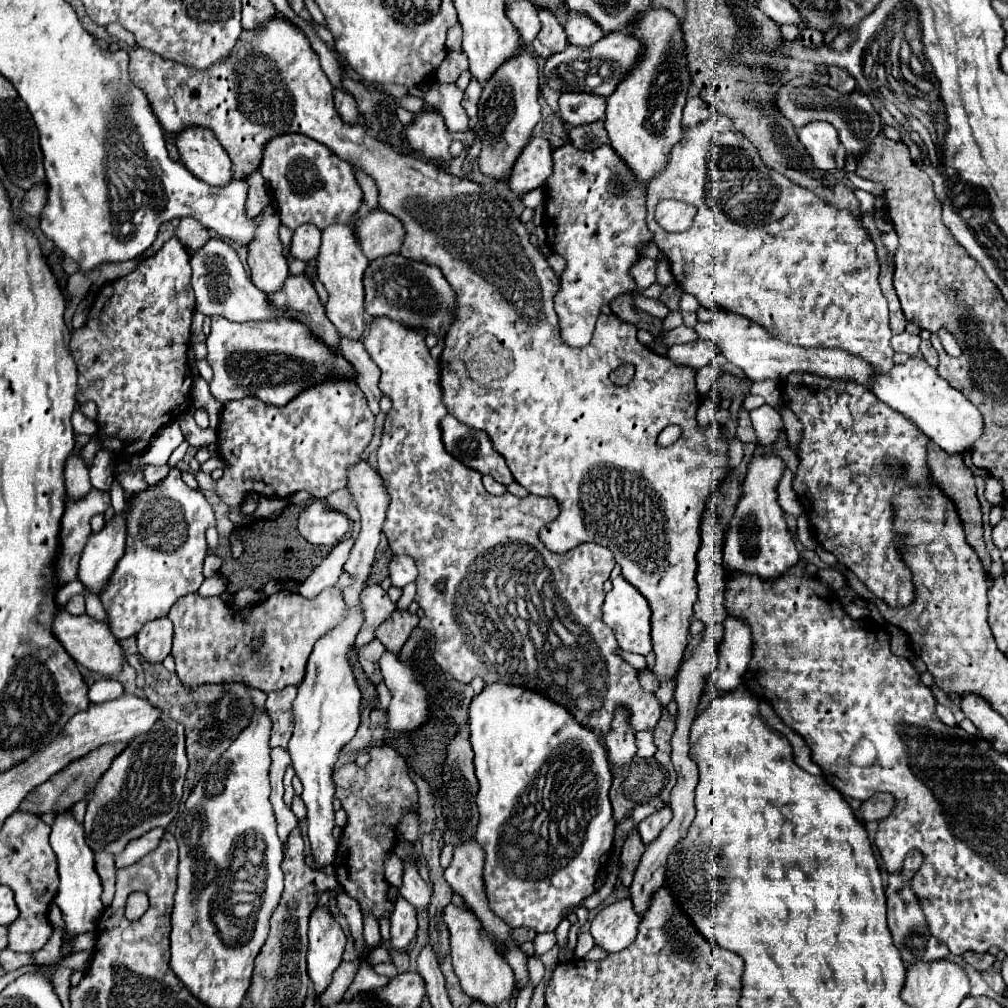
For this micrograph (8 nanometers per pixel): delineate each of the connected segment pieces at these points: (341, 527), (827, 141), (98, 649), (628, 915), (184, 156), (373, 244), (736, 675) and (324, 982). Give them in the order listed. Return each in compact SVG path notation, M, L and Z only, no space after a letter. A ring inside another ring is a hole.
M313 502L300 513L300 535L314 545L336 545L350 529L346 515L336 513L324 502Z
M814 121L802 129L798 129L798 137L810 153L814 167L830 171L836 169L836 149L840 147L840 137L834 125L826 121Z
M60 609L60 617L54 619L54 635L58 637L58 641L62 641L62 647L70 653L70 657L74 657L74 661L82 667L86 667L92 673L100 673L104 677L114 677L118 673L122 673L122 665L124 665L124 649L118 643L118 639L112 635L110 627L102 621L96 621L90 615L82 615L82 617L74 617L70 613L66 613L64 609Z
M630 897L618 899L612 905L604 907L592 921L590 933L598 947L608 953L626 949L638 933L642 917L636 913Z
M196 127L184 129L176 139L176 147L180 161L200 181L214 187L224 187L232 181L230 157L212 131Z
M378 209L358 219L358 239L362 241L362 251L372 261L398 253L404 243L404 225L394 215Z
M726 617L724 639L718 647L718 665L712 671L712 687L718 691L734 691L752 659L750 625L742 617Z
M316 907L310 915L308 973L320 995L332 981L334 969L342 961L346 935L330 913L330 907Z

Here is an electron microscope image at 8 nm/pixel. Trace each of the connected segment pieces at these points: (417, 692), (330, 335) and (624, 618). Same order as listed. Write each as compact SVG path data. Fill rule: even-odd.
M384 653L380 669L388 689L392 691L392 703L388 707L388 729L394 731L414 731L428 719L428 693L414 681L412 673L404 663L392 655Z
M290 275L286 279L284 289L276 293L272 301L274 305L290 311L296 321L306 323L314 333L318 333L318 337L322 337L322 341L326 341L326 345L330 345L332 349L338 349L340 335L336 327L330 323L330 319L326 317L314 285L304 275L300 277Z
M622 575L616 577L612 591L606 595L606 601L602 605L602 615L604 615L604 623L614 631L618 645L624 651L630 653L638 653L638 655L648 655L652 651L652 639L650 639L650 631L652 631L652 609L650 603L646 601L646 597L632 585L628 583Z

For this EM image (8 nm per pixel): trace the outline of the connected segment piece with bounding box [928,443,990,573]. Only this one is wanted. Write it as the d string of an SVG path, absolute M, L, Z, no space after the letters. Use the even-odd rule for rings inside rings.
M934 443L928 445L928 465L930 465L930 473L932 473L932 477L934 477L936 483L938 483L938 489L944 491L944 495L956 505L956 511L958 511L960 521L962 521L964 531L966 531L966 543L978 553L978 557L980 557L980 561L982 561L982 567L984 567L986 573L988 573L988 569L990 569L990 555L988 555L988 549L986 549L986 545L984 545L984 537L982 537L982 533L984 533L984 531L982 531L982 511L980 511L978 497L976 497L976 485L974 485L974 475L972 475L972 471L964 465L964 461L962 461L960 457L950 457L948 453L942 453L942 449L934 447Z

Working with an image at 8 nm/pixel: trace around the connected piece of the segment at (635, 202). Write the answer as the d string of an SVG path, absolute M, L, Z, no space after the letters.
M566 143L554 151L554 173L544 185L546 201L542 227L546 231L548 247L566 261L566 269L560 273L560 289L554 297L554 305L560 317L562 339L572 347L584 347L590 341L594 323L604 305L610 305L624 293L636 291L636 281L630 271L642 255L640 249L652 239L644 223L646 189L648 187L642 185L642 181L610 145L602 145L594 151L582 151L572 143Z

